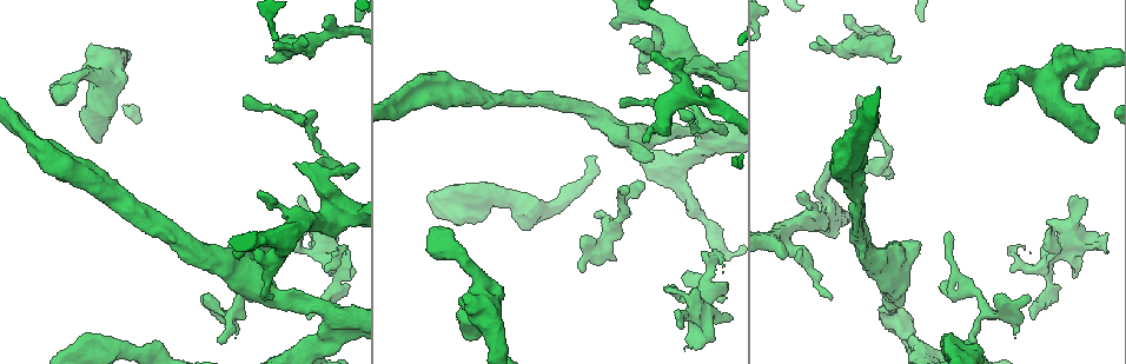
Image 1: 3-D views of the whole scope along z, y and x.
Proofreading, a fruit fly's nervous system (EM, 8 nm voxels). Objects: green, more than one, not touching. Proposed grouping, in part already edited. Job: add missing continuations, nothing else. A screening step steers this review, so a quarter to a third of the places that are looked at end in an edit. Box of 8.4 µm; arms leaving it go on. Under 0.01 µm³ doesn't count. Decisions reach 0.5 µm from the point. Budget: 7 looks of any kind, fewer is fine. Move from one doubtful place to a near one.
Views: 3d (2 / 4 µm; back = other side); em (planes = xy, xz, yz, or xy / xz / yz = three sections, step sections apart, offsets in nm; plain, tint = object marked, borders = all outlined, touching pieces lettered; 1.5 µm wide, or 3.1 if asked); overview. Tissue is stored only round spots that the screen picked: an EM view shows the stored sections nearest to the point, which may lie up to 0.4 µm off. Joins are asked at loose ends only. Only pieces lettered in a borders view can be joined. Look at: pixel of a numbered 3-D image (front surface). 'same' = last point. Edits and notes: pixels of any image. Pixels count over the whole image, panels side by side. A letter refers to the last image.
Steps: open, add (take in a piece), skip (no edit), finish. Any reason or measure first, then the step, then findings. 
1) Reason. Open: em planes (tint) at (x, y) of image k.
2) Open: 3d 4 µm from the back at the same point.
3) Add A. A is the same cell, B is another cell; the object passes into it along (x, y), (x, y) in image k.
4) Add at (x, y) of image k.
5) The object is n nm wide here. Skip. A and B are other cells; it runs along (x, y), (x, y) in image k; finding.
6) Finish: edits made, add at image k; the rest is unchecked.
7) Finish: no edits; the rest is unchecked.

Free end. Open: em planes (borders) at (686, 276) of image 1.

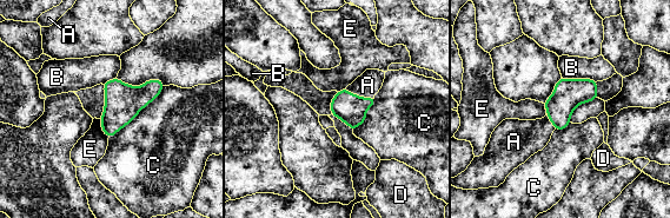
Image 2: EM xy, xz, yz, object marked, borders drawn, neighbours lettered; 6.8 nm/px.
Add A. A is the same cell, B, C, D and E are other cells; the neuron continues.

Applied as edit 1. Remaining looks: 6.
Branch stops here. Open: em planes (borders) at (861, 98) of image 1.

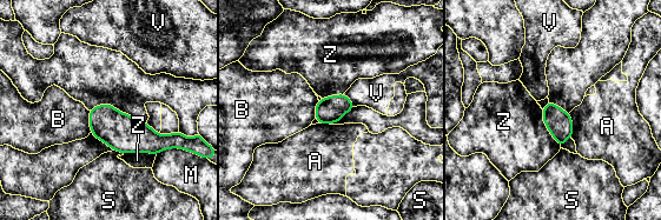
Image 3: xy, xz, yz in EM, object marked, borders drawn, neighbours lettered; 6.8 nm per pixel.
Skip. A, B, M, S, V and Z are other cells; a border runs along (568, 113), (572, 120), (572, 137) in image 3; no lettered piece goes on from it.

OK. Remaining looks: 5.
Branch stops here. Open: em planes (borders) at (651, 52) of image 1.

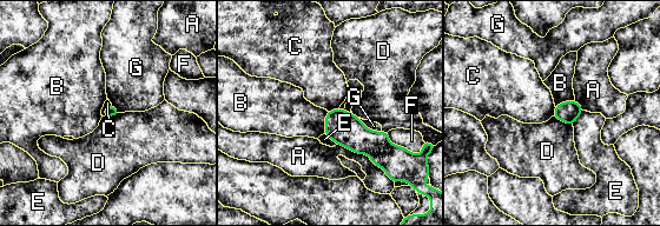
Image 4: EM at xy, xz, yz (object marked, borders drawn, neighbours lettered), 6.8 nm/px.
Skip. A, B, C, D, E, F and G are other cells; a border runs along (338, 107), (328, 112) in image 4; no lettered piece goes on from it.

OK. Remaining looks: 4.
Finish: edits made, add at image 2; the rest is unchecked.

